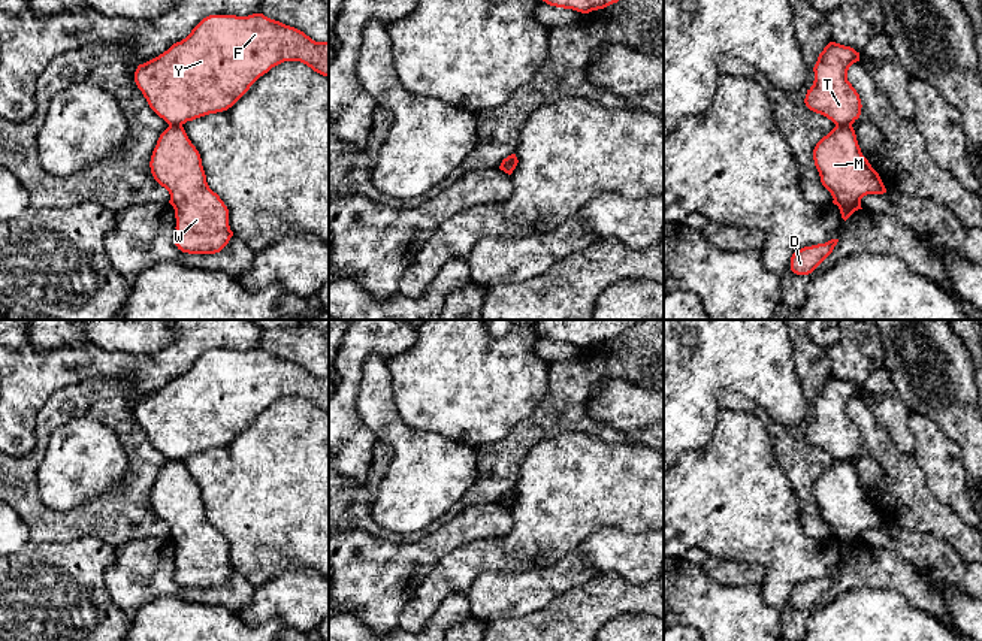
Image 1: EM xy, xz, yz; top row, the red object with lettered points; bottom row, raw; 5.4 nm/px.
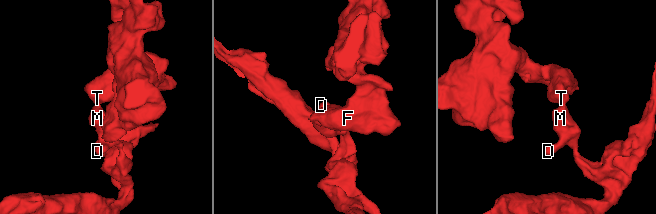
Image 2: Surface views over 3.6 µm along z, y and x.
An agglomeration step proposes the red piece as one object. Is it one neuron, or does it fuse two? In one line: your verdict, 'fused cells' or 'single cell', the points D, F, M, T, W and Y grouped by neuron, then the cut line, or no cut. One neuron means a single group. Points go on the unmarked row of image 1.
fused cells; D M W / F T Y; cut in yz along (836, 459), (851, 460)

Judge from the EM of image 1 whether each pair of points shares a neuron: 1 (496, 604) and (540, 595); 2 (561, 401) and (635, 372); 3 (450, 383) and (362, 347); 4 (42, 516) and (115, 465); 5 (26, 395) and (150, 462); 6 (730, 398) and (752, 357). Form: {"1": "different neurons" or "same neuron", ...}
{"1": "same neuron", "2": "same neuron", "3": "different neurons", "4": "different neurons", "5": "different neurons", "6": "different neurons"}

